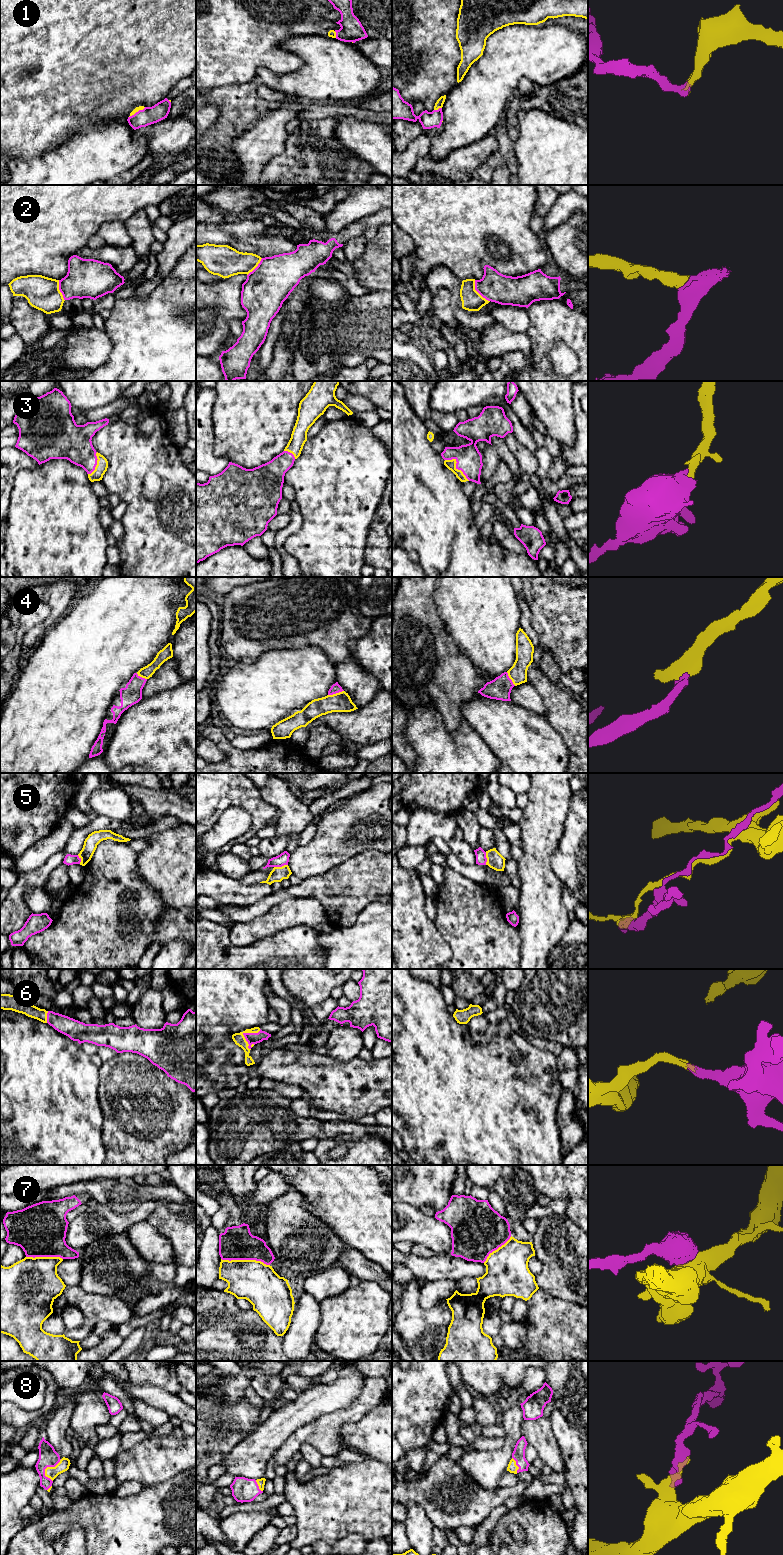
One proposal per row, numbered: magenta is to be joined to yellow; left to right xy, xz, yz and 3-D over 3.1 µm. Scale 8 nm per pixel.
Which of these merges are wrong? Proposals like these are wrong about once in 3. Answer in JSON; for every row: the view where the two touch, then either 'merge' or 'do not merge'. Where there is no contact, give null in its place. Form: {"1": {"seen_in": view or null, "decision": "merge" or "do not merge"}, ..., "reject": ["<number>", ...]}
{"1": {"seen_in": "xy", "decision": "merge"}, "2": {"seen_in": "yz", "decision": "merge"}, "3": {"seen_in": "yz", "decision": "merge"}, "4": {"seen_in": "xz", "decision": "merge"}, "5": {"seen_in": "xz", "decision": "do not merge"}, "6": {"seen_in": "xz", "decision": "merge"}, "7": {"seen_in": "xz", "decision": "do not merge"}, "8": {"seen_in": "xy", "decision": "merge"}, "reject": ["5", "7"]}

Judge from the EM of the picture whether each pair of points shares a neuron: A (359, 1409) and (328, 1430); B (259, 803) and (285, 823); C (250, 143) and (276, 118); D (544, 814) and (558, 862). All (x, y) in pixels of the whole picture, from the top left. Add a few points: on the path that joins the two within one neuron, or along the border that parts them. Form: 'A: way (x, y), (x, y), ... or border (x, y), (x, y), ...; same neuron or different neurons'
A: way (351, 1414), (342, 1416), (336, 1422); same neuron
B: border (259, 792), (267, 802), (277, 808); different neurons
C: way (256, 138), (270, 124); same neuron
D: border (564, 828), (550, 860), (551, 869), (555, 874); different neurons

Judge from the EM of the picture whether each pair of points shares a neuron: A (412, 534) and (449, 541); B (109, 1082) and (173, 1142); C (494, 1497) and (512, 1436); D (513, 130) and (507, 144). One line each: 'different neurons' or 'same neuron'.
A: same neuron
B: same neuron
C: different neurons
D: different neurons

